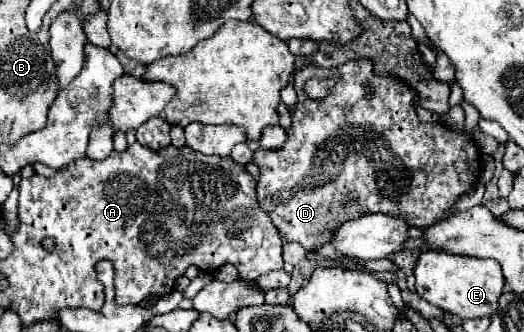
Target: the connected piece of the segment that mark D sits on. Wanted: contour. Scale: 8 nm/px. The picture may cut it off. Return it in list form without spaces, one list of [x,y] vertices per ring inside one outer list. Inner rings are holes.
[[[369,58],[345,62],[337,68],[319,68],[315,64],[303,66],[303,70],[293,76],[297,104],[289,108],[293,122],[287,130],[285,144],[273,150],[259,148],[253,154],[253,164],[261,170],[257,180],[259,206],[269,214],[283,240],[299,242],[307,252],[315,252],[317,248],[331,244],[331,234],[335,234],[339,222],[347,222],[347,218],[359,218],[363,214],[383,212],[405,218],[413,226],[431,226],[433,222],[445,218],[455,200],[463,192],[471,190],[479,178],[481,156],[473,138],[441,124],[419,122],[413,106],[415,90],[399,78],[377,76],[371,70],[373,62]],[[315,76],[339,76],[333,92],[321,102],[311,100],[303,92],[305,82]],[[367,84],[373,84],[373,98],[367,98],[365,94]]]

